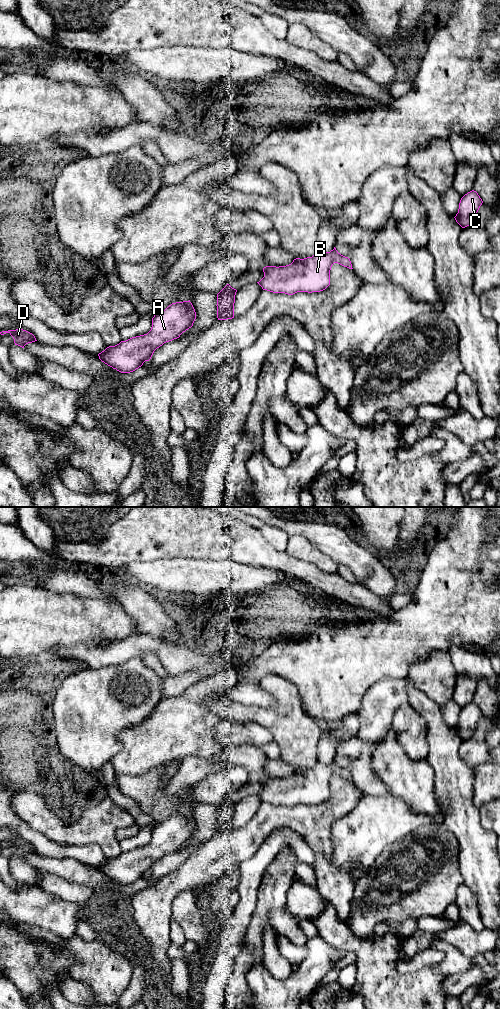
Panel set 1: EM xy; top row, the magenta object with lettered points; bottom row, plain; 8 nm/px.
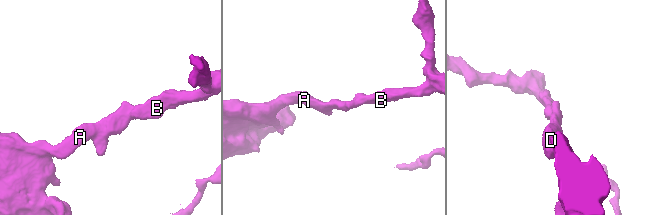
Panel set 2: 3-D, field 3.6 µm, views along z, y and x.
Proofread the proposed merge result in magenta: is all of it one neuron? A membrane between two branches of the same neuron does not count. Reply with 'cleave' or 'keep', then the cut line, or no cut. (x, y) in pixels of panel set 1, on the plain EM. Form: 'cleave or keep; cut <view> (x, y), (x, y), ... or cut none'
keep; cut none

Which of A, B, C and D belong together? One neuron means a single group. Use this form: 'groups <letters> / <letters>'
groups A B C D

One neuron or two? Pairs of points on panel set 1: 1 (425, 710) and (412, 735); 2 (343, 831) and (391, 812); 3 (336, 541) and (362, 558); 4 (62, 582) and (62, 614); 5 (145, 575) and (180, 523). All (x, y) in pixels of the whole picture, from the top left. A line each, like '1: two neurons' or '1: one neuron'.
1: two neurons
2: one neuron
3: one neuron
4: two neurons
5: two neurons

